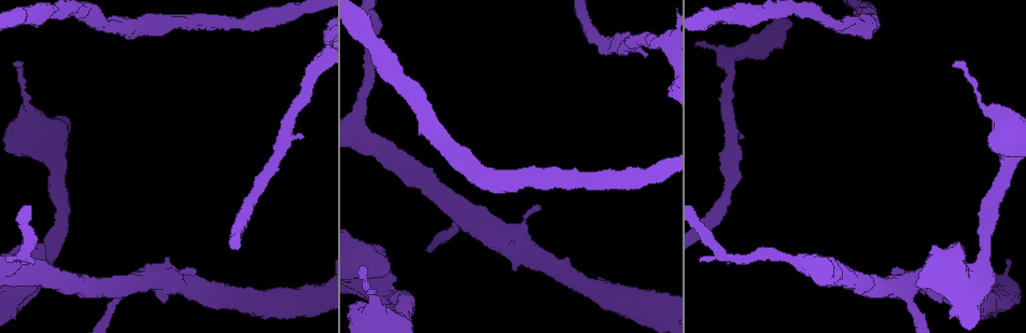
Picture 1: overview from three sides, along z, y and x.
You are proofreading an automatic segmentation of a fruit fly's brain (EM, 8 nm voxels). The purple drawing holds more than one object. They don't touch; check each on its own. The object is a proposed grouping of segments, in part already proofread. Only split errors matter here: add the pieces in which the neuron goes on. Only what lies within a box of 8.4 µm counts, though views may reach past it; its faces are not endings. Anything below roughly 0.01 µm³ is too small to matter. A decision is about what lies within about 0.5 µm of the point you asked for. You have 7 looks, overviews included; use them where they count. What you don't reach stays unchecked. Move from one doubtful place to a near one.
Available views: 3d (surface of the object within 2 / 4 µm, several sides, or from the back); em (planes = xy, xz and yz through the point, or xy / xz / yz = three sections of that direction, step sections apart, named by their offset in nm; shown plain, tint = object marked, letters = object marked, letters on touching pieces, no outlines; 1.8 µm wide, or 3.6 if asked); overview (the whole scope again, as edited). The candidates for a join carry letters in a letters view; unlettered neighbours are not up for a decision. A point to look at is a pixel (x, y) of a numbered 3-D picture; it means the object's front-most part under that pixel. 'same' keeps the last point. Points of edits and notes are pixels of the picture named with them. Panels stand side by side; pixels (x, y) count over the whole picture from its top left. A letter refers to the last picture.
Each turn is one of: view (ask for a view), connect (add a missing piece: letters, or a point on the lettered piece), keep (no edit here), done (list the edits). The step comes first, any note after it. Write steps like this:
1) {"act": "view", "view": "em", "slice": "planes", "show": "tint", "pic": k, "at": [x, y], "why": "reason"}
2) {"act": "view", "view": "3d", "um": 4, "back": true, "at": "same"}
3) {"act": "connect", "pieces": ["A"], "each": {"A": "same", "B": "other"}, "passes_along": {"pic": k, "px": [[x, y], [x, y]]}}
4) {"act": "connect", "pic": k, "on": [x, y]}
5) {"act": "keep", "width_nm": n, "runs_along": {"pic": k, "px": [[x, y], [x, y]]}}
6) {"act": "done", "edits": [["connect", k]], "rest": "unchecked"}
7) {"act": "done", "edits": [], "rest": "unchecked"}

{"act": "view", "view": "3d", "um": 4, "pic": 1, "at": [360, 267]}

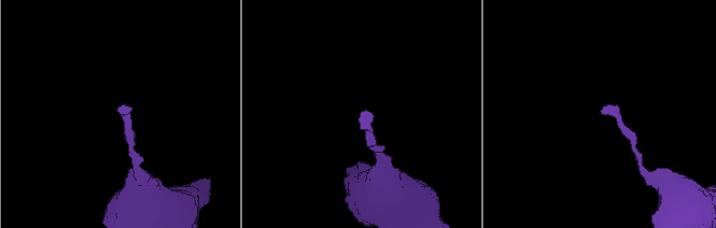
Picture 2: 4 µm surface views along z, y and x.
{"act": "view", "view": "em", "slice": "planes", "show": "letters", "pic": 2, "at": [604, 113], "why": "now the EM"}

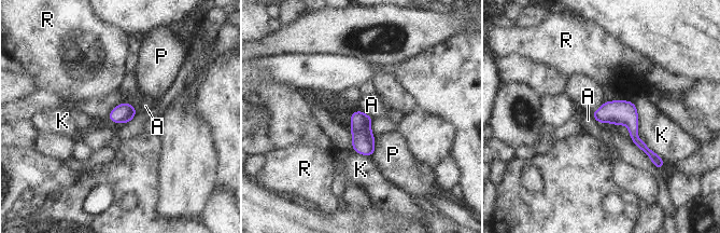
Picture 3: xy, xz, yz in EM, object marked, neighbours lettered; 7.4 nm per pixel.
{"act": "keep", "width_nm": 150, "each": {"A": "other", "K": "other", "P": "other", "R": "other"}, "runs_along": {"pic": 3, "px": [[595, 114], [621, 114], [654, 156]]}, "found": "no lettered piece goes on from it"}

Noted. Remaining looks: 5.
{"act": "view", "view": "em", "slice": "xy", "step": 8, "show": "letters", "pic": 1, "at": [891, 270], "why": "thin end"}

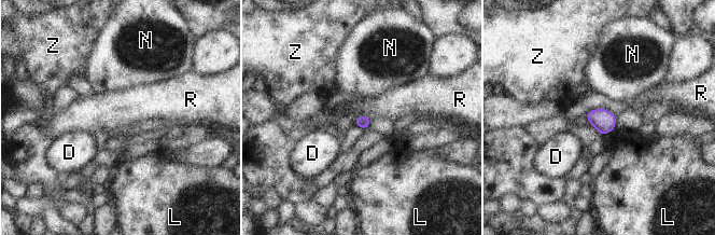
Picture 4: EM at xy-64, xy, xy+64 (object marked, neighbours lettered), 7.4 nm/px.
{"act": "keep", "longest_contact_nm": ["R", 150], "each": {"D": "other", "L": "other", "N": "other", "R": "other", "Z": "other"}, "border": {"pic": 4, "px": [[372, 119], [356, 116], [353, 124]]}, "found": "none of them fits"}

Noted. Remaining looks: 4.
{"act": "view", "view": "em", "slice": "planes", "show": "letters", "pic": 1, "at": [373, 263]}

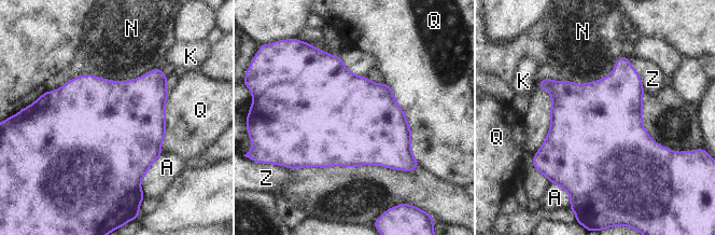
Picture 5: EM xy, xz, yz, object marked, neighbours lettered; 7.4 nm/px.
{"act": "keep", "each": {"A": "other", "K": "other", "N": "other", "Q": "other", "Z": "other"}, "border": {"pic": 5, "px": [[159, 67], [48, 91]]}, "found": "no lettered piece goes on from it"}

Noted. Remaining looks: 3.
{"act": "done", "edits": [], "rest": "unchecked"}

